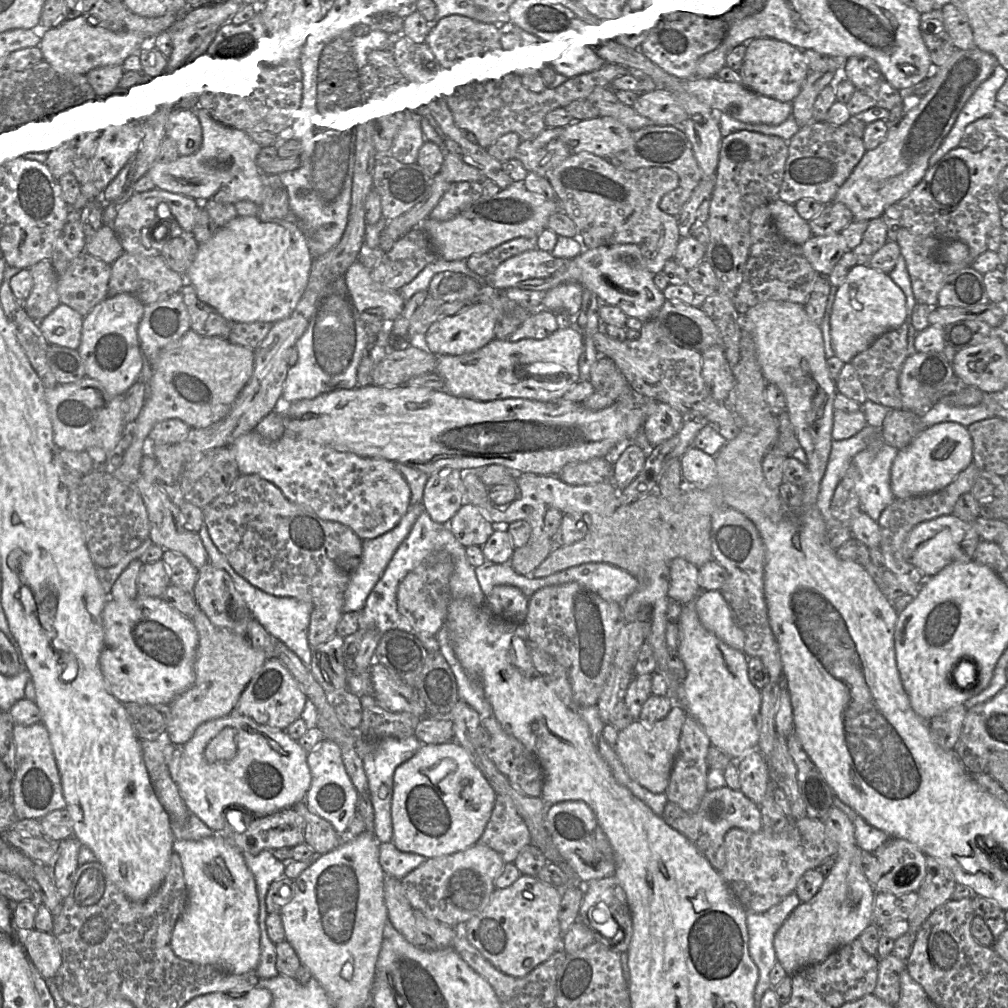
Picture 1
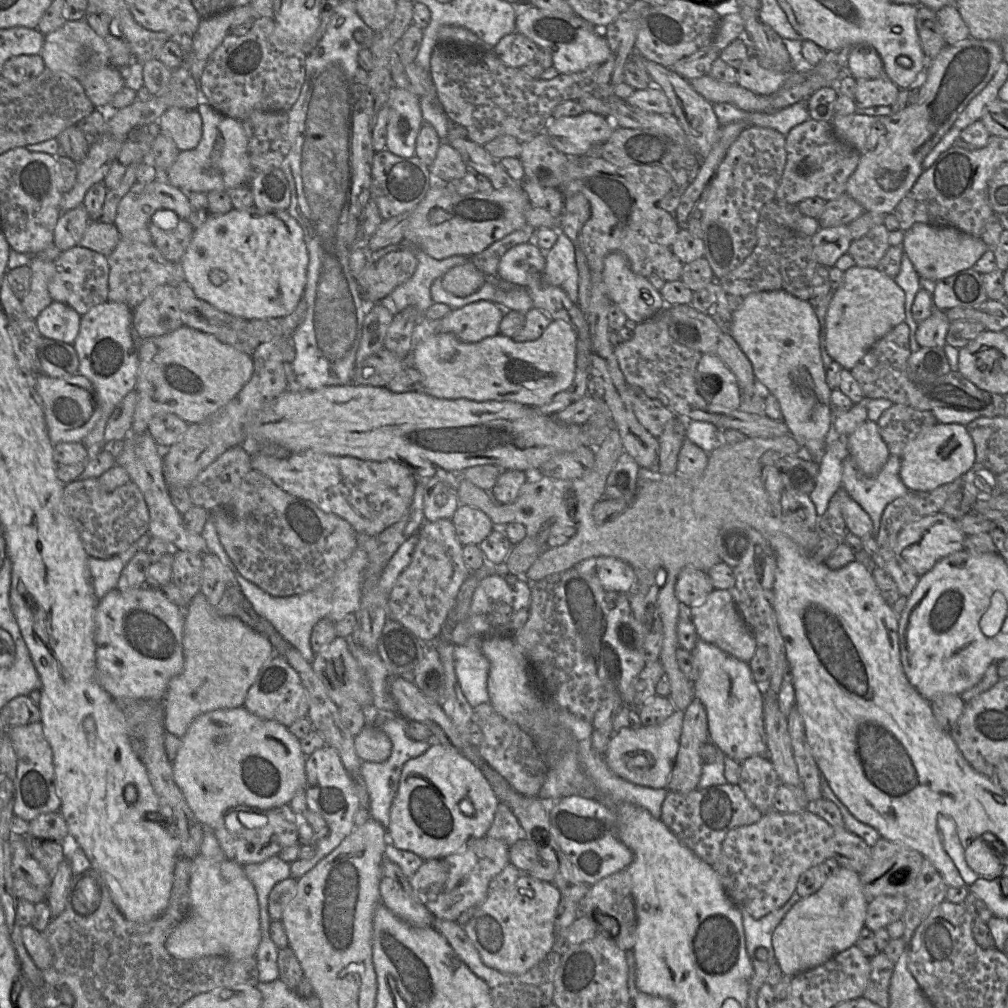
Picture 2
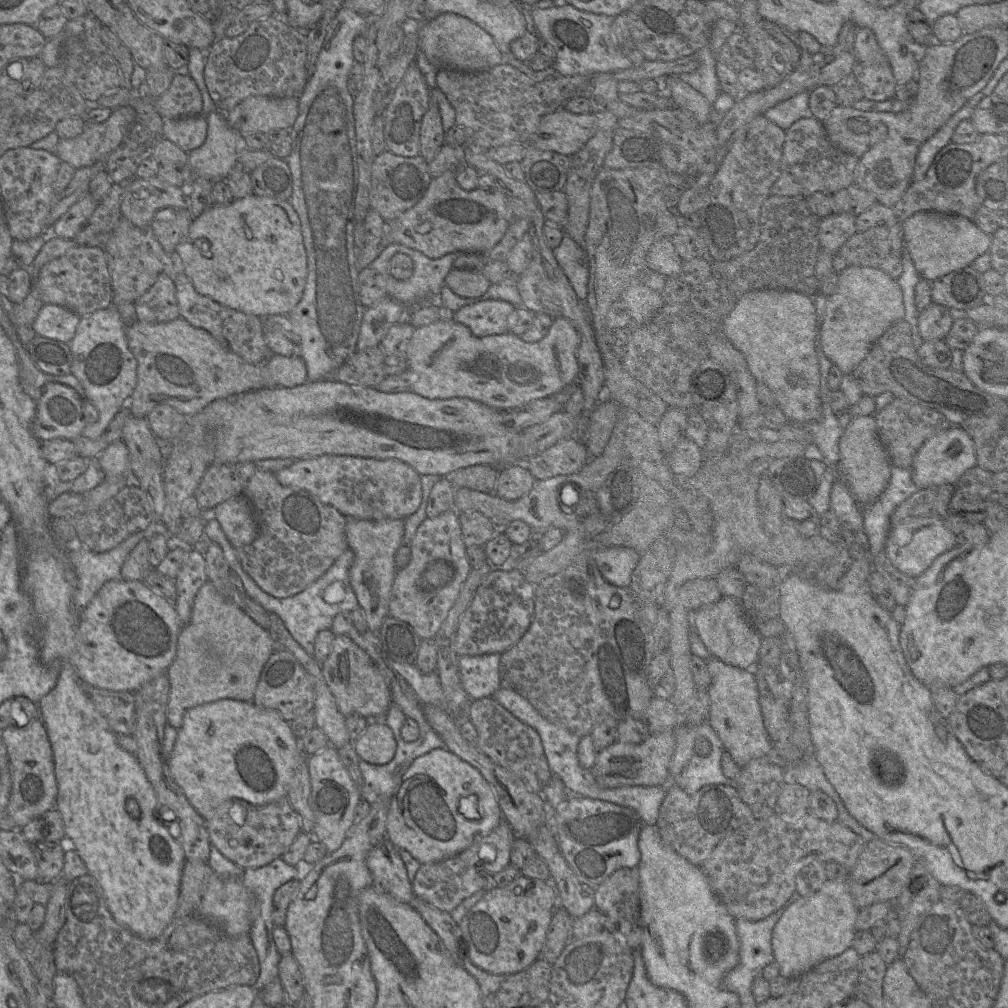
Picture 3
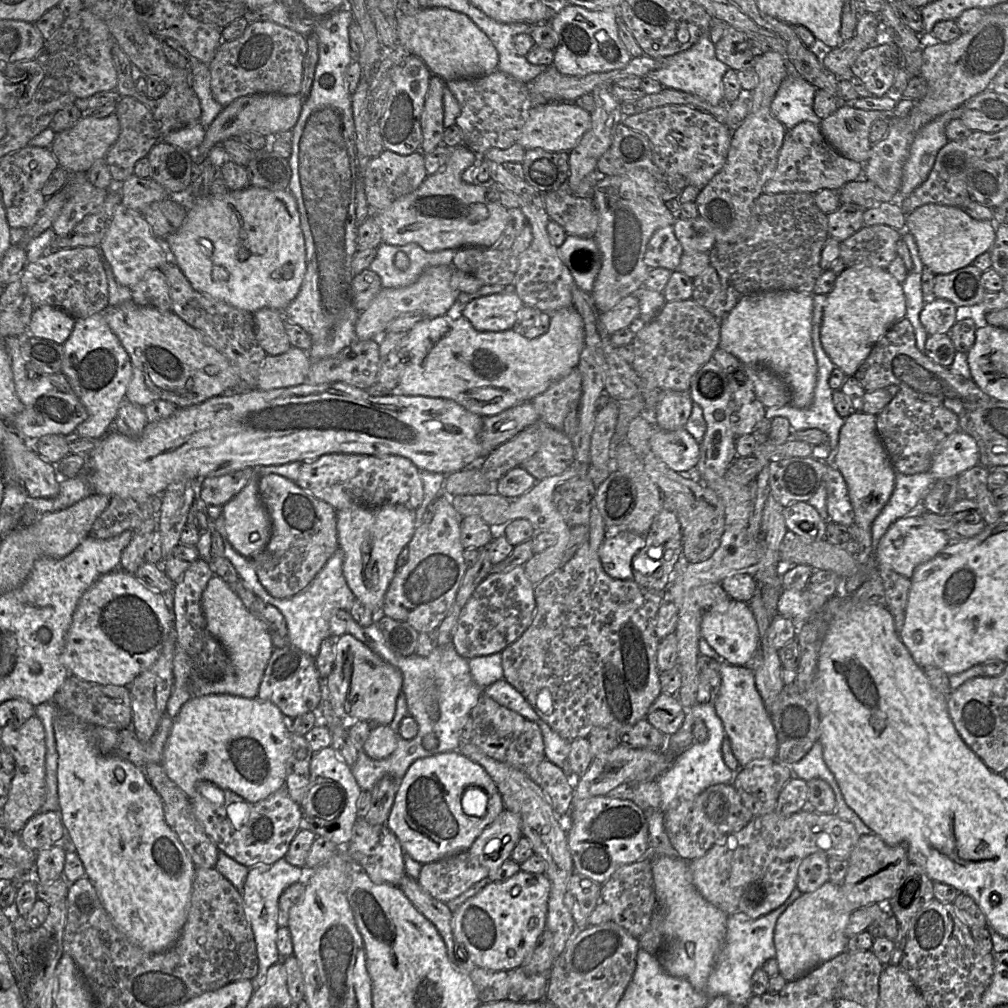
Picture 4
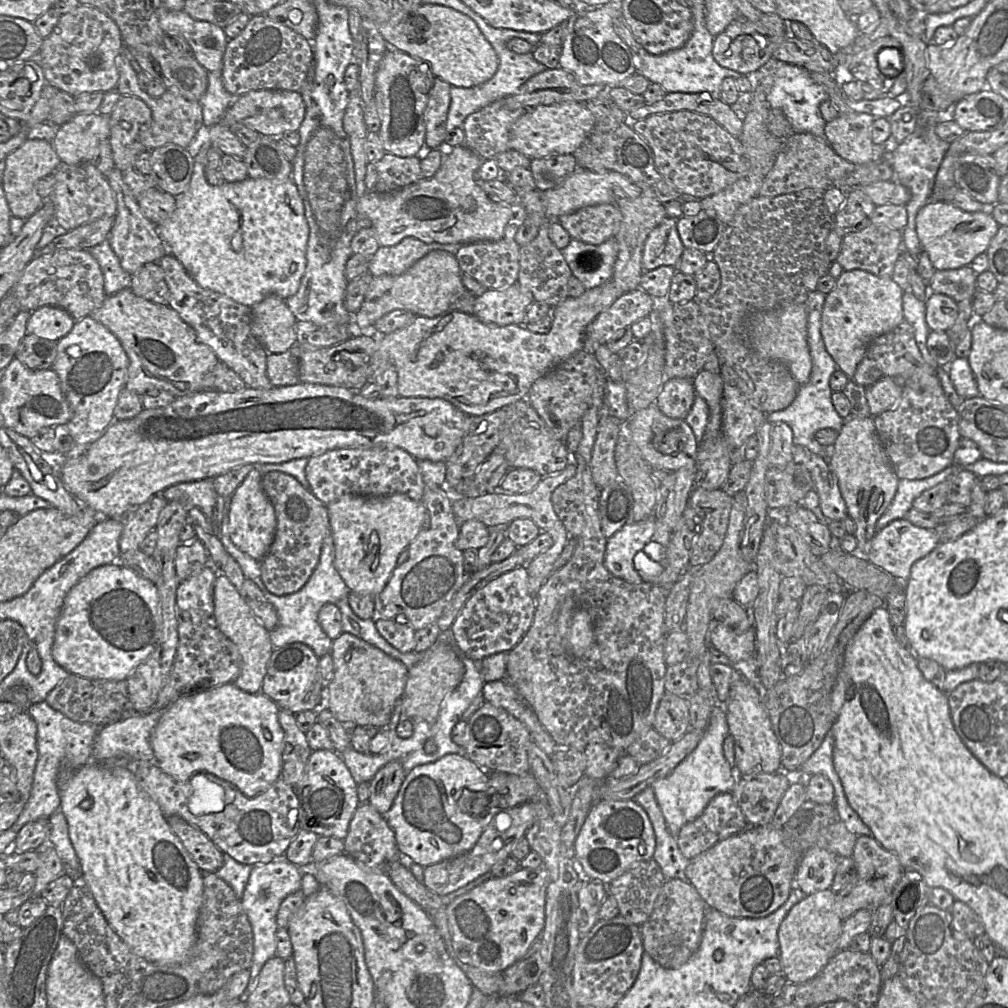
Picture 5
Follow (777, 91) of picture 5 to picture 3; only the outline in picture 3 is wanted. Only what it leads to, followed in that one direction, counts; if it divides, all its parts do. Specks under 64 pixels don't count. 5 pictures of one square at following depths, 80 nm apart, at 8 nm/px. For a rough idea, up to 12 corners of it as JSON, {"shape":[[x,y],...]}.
{"shape":[[809,91],[763,115],[786,131],[797,120],[813,117]]}

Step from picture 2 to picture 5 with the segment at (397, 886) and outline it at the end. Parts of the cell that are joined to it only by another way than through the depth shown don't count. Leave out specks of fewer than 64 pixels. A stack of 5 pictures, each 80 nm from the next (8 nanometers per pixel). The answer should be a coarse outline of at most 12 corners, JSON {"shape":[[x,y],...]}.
{"shape":[[358,805],[344,852],[380,870],[402,859],[386,816]]}

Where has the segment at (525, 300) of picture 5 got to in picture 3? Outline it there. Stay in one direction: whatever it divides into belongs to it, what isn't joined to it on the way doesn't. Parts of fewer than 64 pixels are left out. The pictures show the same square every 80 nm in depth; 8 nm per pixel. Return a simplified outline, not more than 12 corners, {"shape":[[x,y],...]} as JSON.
{"shape":[[503,300],[466,305],[452,318],[485,337],[510,329],[516,308]]}

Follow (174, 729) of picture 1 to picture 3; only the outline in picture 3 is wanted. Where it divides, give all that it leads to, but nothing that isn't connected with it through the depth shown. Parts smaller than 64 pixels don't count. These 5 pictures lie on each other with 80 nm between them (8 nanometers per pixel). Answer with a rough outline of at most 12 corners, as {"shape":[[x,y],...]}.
{"shape":[[207,581],[167,670],[167,723],[252,702],[268,631]]}

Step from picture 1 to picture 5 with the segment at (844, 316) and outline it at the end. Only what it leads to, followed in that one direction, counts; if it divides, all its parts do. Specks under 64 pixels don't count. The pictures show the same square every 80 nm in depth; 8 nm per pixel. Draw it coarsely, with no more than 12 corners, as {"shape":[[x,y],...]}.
{"shape":[[843,271],[821,336],[849,379],[869,343],[904,320],[887,276]]}

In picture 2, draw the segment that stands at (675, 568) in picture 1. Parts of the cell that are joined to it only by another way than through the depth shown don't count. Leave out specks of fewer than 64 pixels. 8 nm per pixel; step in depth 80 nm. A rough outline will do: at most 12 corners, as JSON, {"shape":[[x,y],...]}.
{"shape":[[682,568],[675,585],[681,604],[694,606],[714,590],[706,572]]}

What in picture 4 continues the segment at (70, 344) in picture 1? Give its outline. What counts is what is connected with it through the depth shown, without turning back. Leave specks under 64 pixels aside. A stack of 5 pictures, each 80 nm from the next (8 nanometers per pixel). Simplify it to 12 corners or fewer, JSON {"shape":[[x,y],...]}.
{"shape":[[44,305],[34,309],[28,331],[64,344],[76,318]]}

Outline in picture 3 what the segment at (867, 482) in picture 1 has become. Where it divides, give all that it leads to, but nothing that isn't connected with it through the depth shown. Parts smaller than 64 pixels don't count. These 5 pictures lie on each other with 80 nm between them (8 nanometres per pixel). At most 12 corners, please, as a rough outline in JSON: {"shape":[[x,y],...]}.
{"shape":[[891,467],[889,485],[862,507],[868,558],[884,549],[890,517],[920,490],[911,469]]}

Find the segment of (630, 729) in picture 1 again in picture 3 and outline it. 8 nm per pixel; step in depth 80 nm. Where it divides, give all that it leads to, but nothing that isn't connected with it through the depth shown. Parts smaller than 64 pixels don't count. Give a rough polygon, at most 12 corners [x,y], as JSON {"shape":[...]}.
{"shape":[[675,730],[599,750],[591,771],[605,788],[665,786]]}

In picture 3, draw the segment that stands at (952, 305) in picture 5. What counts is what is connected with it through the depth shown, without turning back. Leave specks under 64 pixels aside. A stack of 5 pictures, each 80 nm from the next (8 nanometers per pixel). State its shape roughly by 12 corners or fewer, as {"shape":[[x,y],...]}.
{"shape":[[932,303],[919,314],[924,341],[945,339],[954,318]]}

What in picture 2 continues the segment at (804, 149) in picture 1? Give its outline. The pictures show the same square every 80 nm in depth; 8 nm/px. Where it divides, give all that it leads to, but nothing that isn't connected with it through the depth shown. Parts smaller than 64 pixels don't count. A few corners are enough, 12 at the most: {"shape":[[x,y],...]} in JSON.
{"shape":[[811,118],[786,136],[775,198],[845,193],[862,155]]}

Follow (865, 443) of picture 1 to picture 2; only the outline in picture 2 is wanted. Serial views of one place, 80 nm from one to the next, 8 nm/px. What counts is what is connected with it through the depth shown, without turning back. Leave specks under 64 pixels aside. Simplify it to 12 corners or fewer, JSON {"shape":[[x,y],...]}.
{"shape":[[848,436],[827,446],[810,498],[819,516],[842,481]]}

